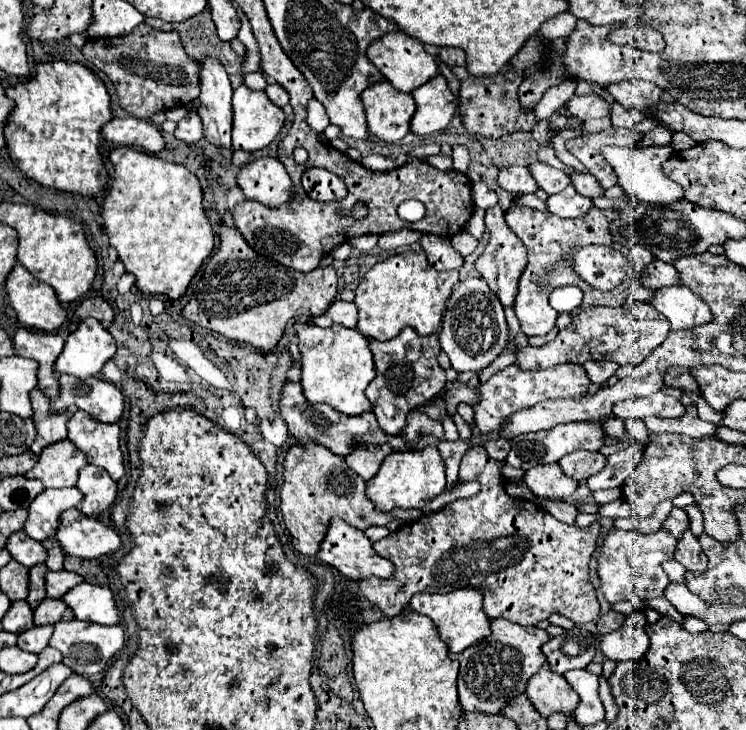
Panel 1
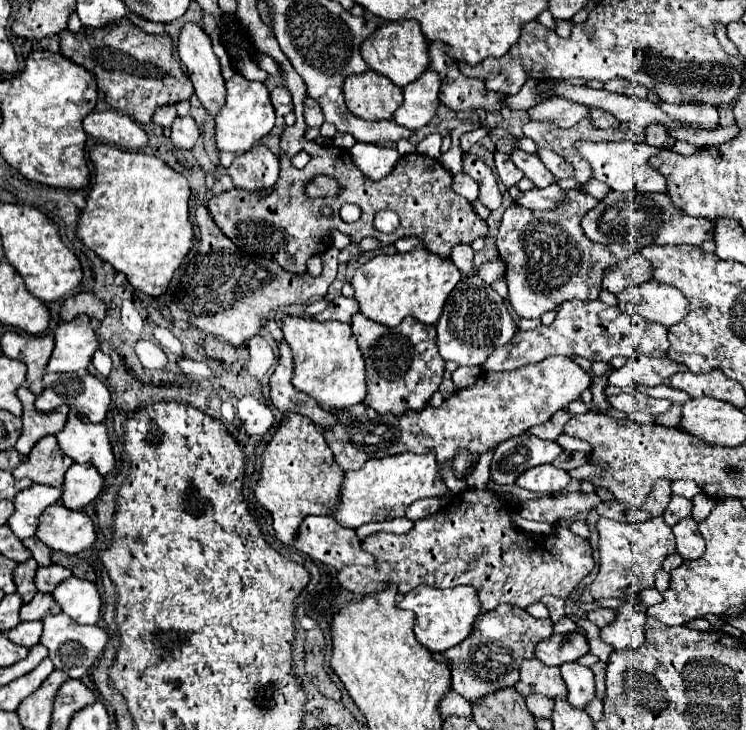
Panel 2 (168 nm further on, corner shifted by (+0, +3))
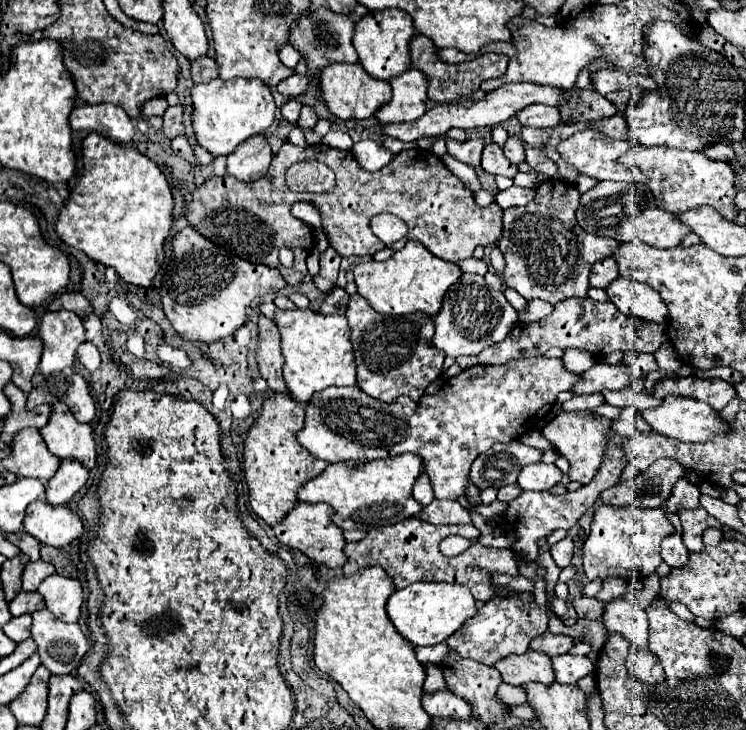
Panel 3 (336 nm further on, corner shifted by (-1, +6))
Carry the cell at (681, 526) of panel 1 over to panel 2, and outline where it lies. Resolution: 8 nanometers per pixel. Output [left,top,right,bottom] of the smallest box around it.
[663,495,693,527]

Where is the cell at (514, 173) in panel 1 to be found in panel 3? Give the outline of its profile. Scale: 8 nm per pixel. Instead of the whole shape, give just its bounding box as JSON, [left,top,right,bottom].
[480,144,518,178]

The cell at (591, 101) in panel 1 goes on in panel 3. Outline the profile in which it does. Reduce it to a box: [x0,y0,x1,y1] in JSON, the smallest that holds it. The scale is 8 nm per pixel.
[516,104,560,128]

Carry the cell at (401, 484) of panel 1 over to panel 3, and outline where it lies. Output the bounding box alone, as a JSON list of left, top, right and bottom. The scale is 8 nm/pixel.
[298,454,424,530]

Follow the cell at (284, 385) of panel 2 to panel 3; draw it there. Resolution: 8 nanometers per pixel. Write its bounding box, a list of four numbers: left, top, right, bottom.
[256,312,288,394]

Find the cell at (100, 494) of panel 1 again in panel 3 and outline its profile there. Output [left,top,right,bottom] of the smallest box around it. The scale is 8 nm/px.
[46,460,88,504]

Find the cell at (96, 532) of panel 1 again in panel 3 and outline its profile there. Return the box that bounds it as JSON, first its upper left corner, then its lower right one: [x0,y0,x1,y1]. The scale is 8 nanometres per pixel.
[24,500,82,548]

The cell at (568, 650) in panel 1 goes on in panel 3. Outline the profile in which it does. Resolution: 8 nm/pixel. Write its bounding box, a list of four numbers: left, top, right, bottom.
[530,632,572,656]

